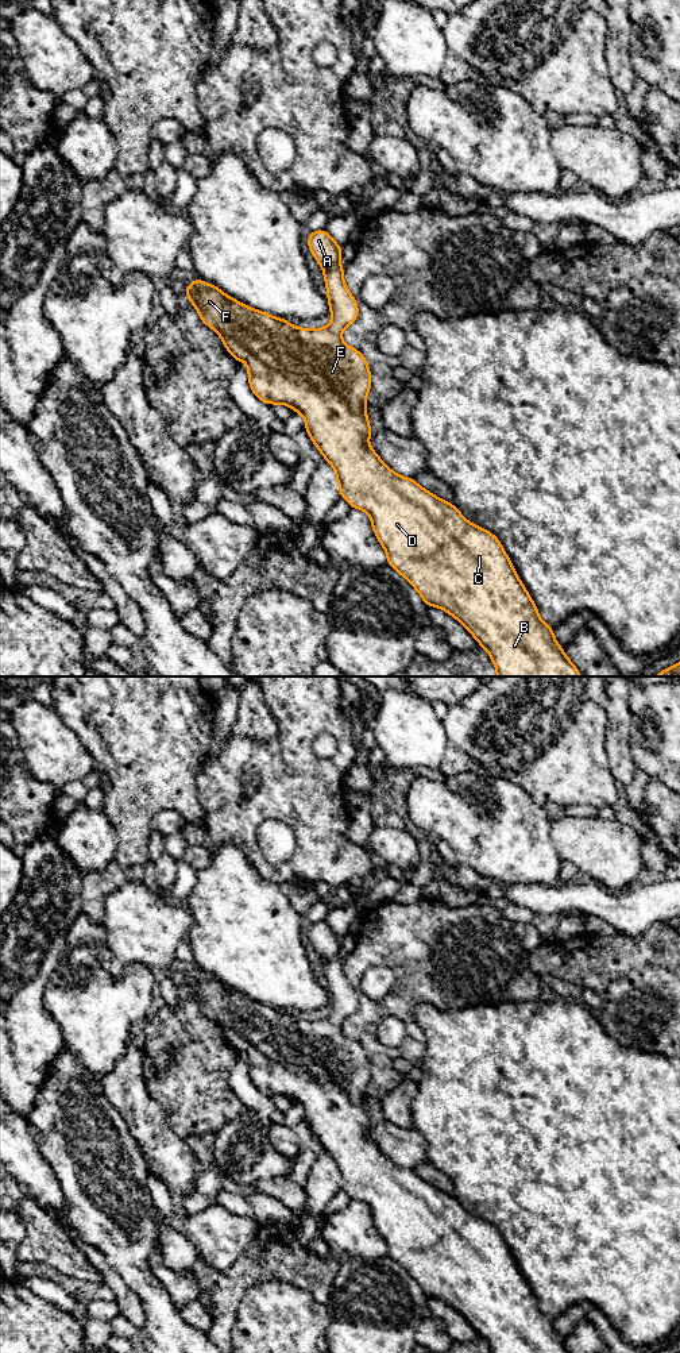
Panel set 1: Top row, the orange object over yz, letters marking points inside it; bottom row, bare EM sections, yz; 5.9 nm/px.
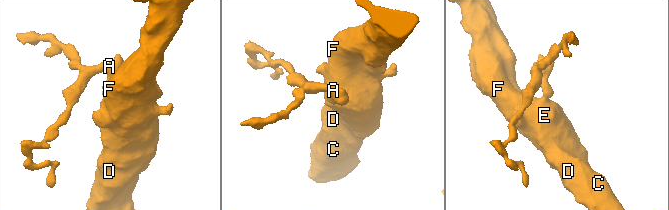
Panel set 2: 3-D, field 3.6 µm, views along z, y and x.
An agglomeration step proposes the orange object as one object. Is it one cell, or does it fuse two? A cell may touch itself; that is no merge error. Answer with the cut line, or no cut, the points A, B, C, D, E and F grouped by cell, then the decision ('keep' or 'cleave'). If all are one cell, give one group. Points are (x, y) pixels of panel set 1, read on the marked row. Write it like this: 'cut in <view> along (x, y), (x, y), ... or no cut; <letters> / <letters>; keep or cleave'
no cut; A B C D E F; keep

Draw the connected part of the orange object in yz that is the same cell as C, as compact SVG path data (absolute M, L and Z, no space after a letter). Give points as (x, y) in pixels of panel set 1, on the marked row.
M317 230L317 231L310 231L308 236L308 247L310 253L313 254L313 257L316 258L316 261L321 265L321 269L324 271L325 286L328 289L327 298L329 301L329 312L332 315L332 323L325 328L306 329L306 328L294 327L286 319L279 319L279 317L267 315L262 311L250 308L246 304L242 304L240 301L227 296L223 290L216 288L215 285L201 281L198 277L196 277L196 281L188 285L182 292L186 294L186 297L190 298L190 304L197 309L201 321L219 334L219 336L223 340L224 347L235 358L236 365L240 361L247 362L248 385L254 396L256 396L260 401L270 404L270 405L274 405L274 404L287 405L293 409L293 412L300 412L304 416L305 431L309 433L313 444L322 454L322 458L336 471L336 479L339 483L341 498L344 498L349 504L351 508L364 510L371 517L372 531L386 551L387 564L391 566L394 570L397 570L420 593L426 606L436 606L438 609L445 610L468 629L468 632L476 639L478 644L482 645L488 652L497 668L497 676L582 676L580 671L567 658L564 648L561 648L557 644L555 635L553 635L553 628L546 625L538 617L537 606L534 605L533 600L530 598L521 579L518 578L515 568L511 564L511 560L505 552L498 537L492 535L490 531L486 531L484 528L479 525L474 525L472 523L465 520L463 514L460 513L460 510L453 504L447 502L438 498L437 496L434 496L433 493L425 490L413 478L401 477L395 474L389 466L386 466L382 462L382 459L375 452L375 450L370 447L368 439L372 431L370 428L368 416L366 415L366 410L367 410L366 397L370 394L371 370L363 354L356 348L345 346L341 339L343 329L347 328L349 324L352 324L359 316L358 302L355 297L349 293L343 278L344 266L340 265L340 255L341 255L343 246L337 244L325 230Z

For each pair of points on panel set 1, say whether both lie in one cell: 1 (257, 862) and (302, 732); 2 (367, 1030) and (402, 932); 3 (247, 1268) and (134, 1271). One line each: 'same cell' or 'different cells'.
1: same cell
2: same cell
3: different cells

